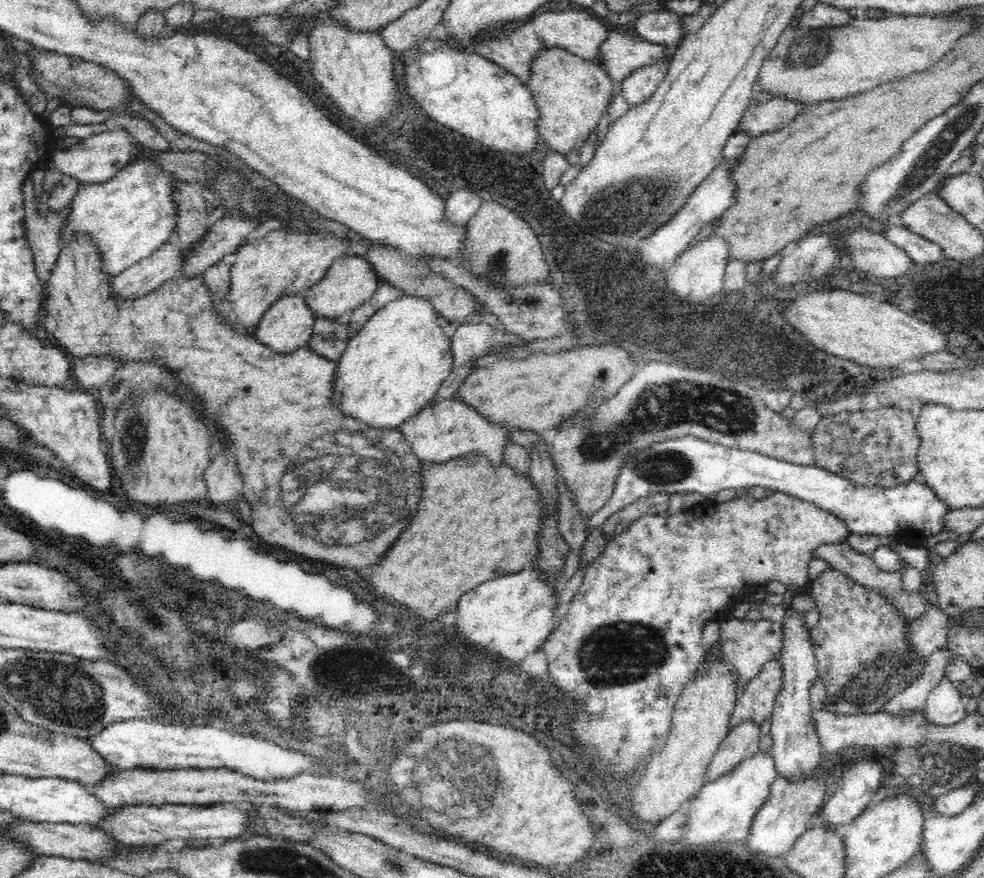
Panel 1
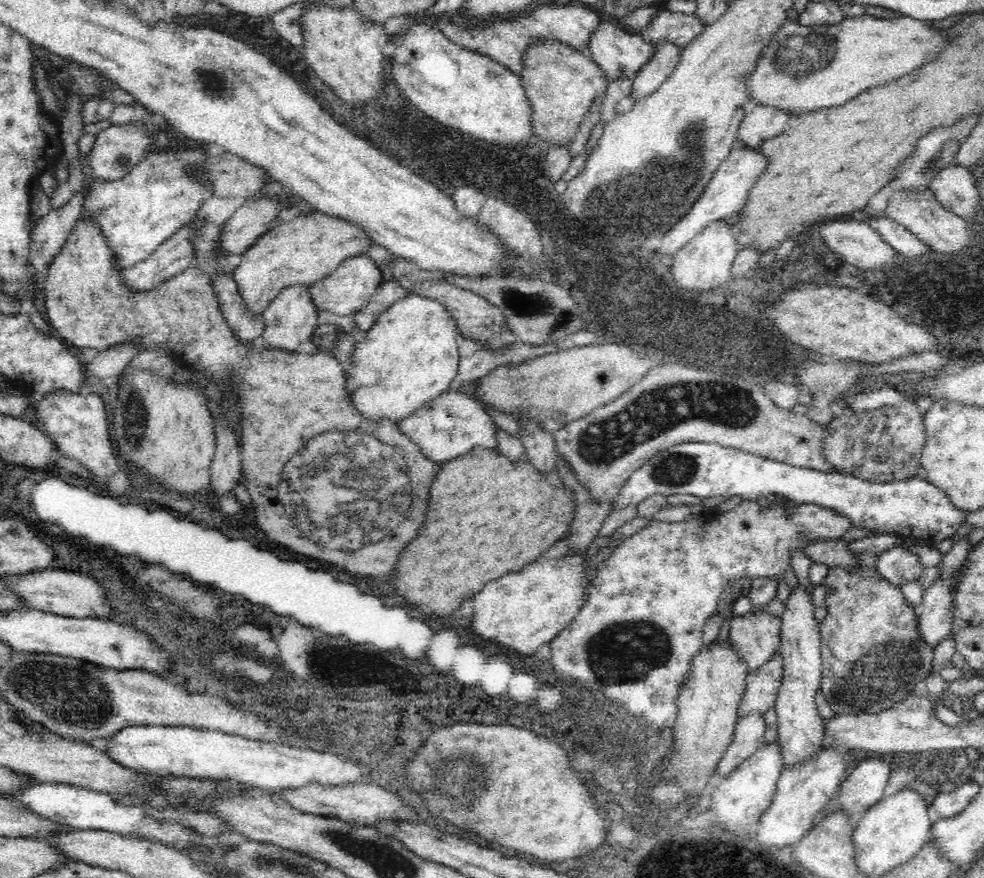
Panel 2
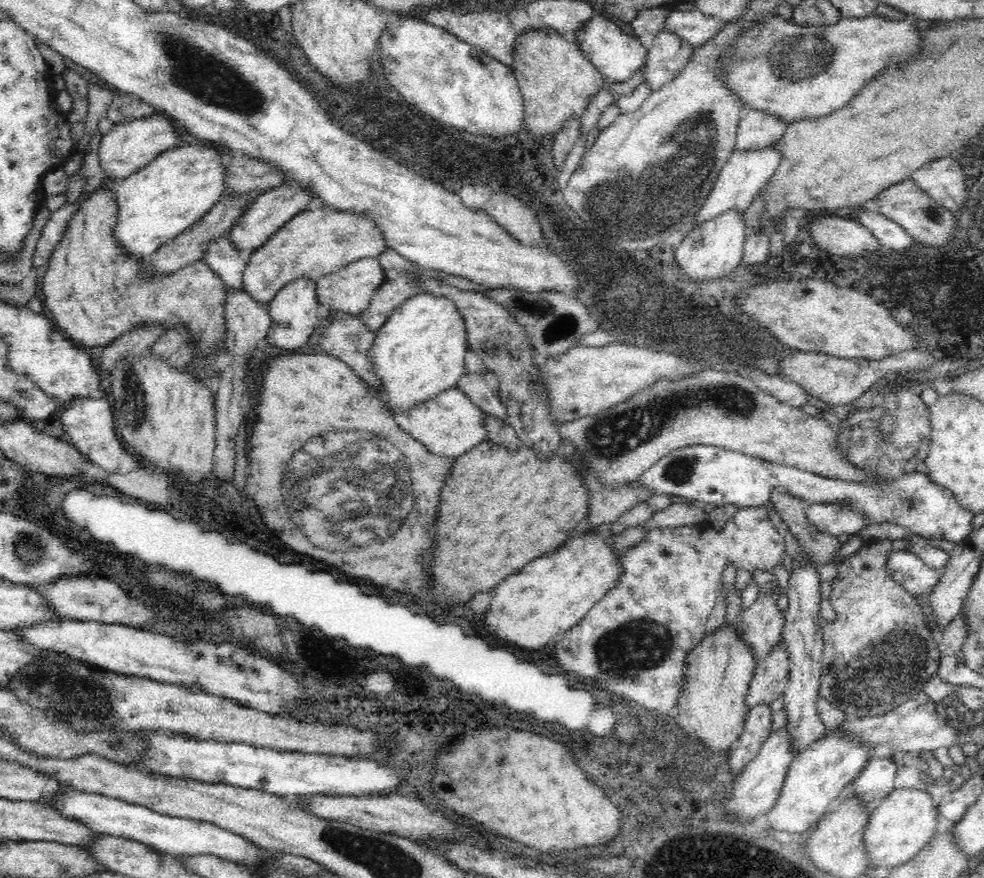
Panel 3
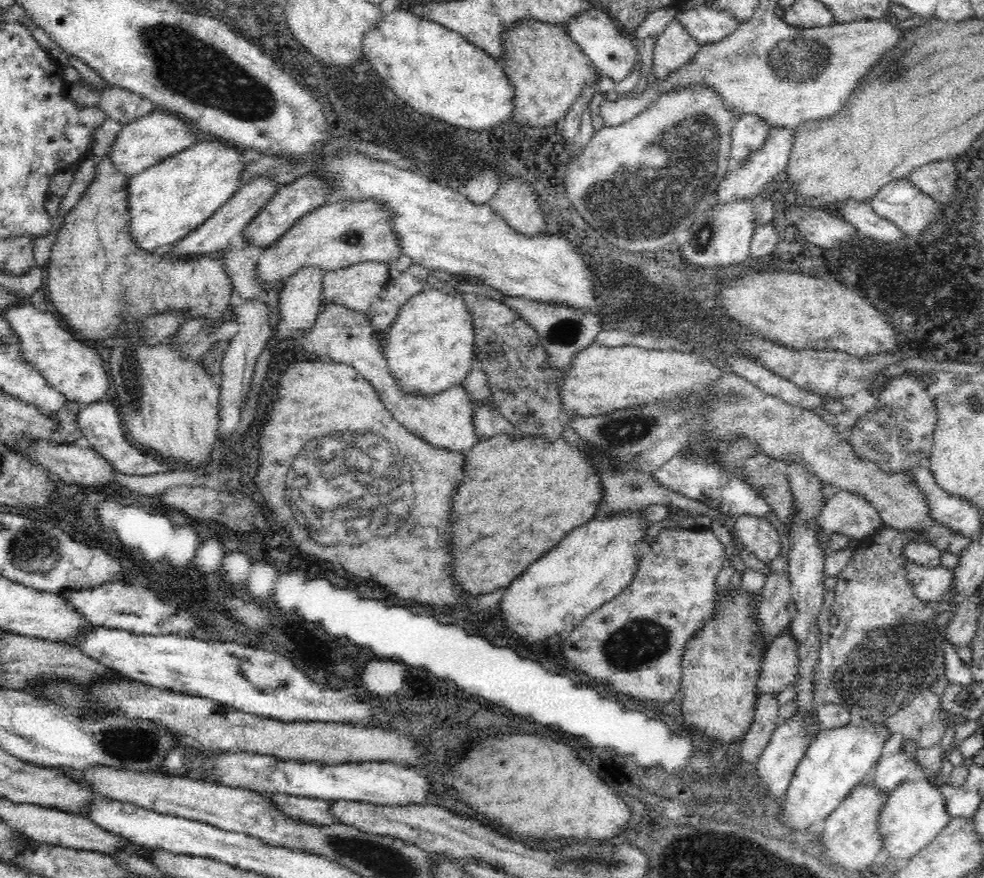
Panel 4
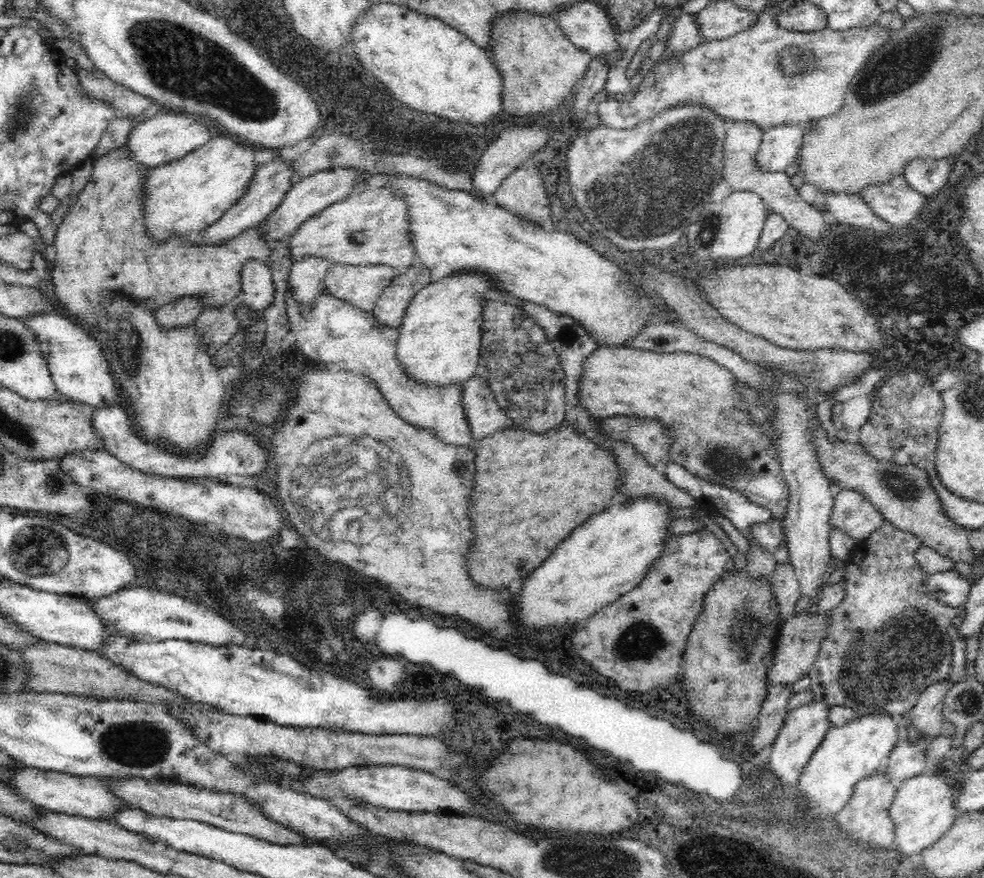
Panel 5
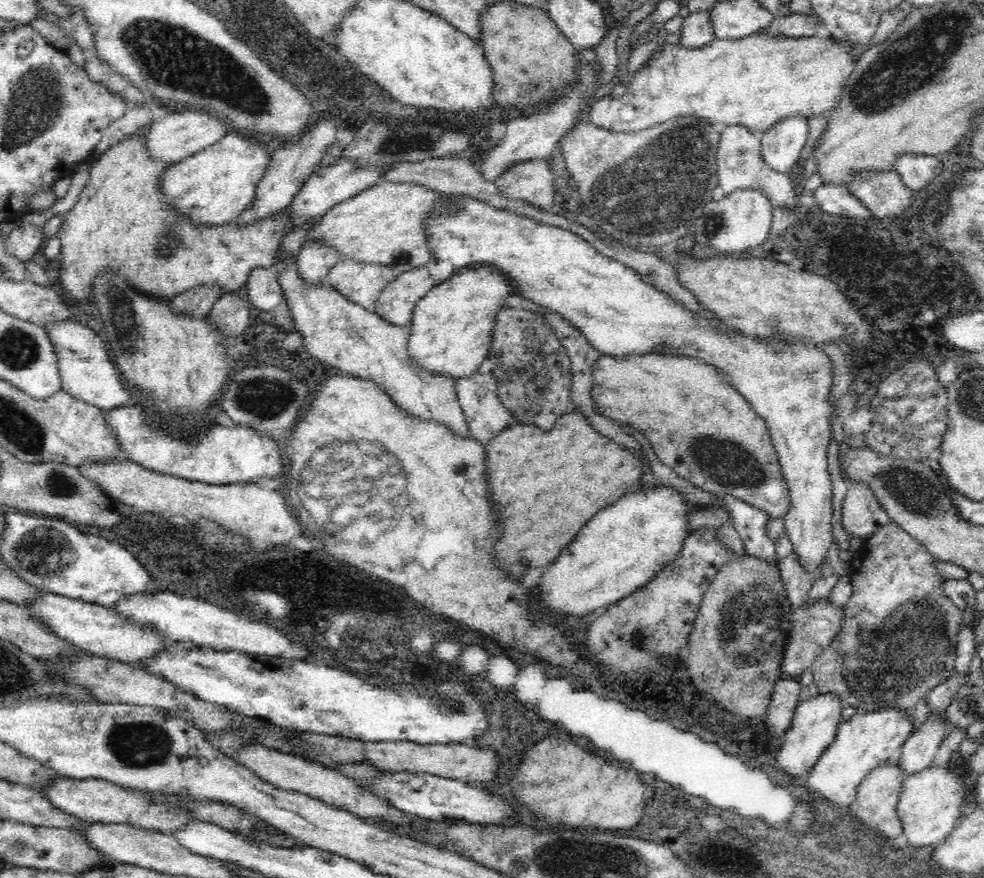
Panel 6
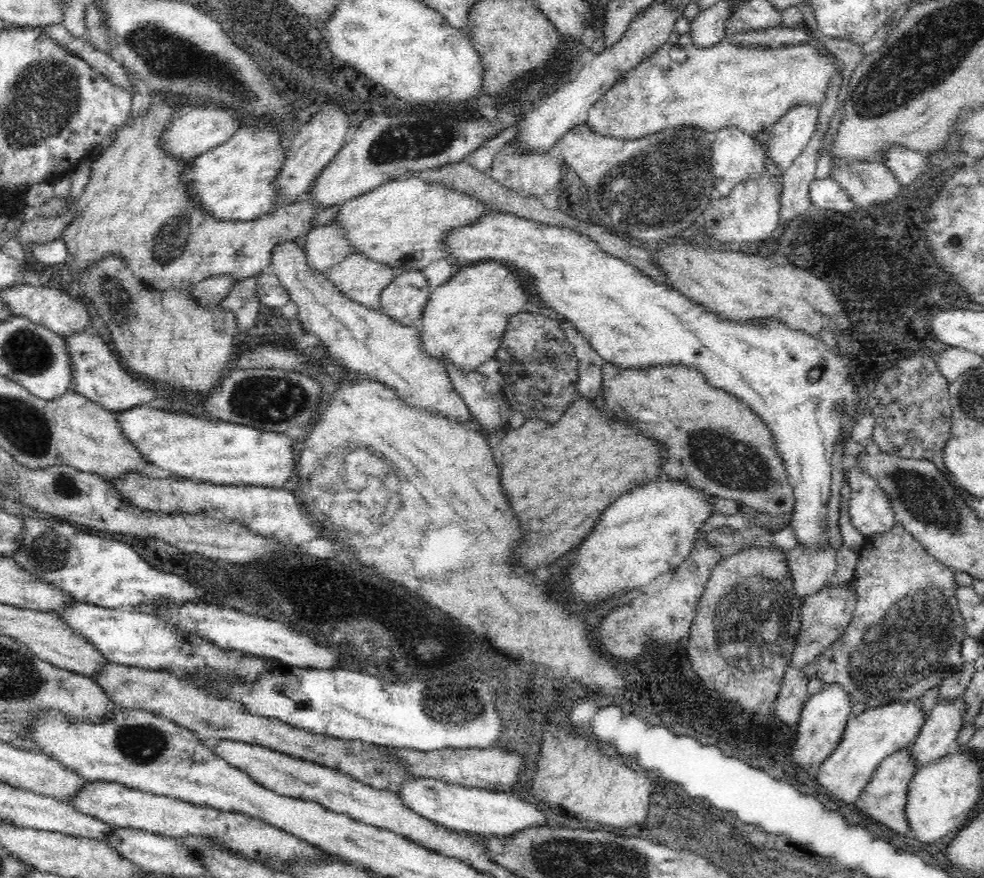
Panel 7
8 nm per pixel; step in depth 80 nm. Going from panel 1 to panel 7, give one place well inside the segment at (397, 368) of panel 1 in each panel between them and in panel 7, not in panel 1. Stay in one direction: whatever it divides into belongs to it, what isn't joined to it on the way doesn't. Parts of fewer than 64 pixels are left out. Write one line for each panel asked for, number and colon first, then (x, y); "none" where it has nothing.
2: (409, 356)
3: (418, 352)
4: (428, 348)
5: (439, 341)
6: (451, 326)
7: (463, 322)

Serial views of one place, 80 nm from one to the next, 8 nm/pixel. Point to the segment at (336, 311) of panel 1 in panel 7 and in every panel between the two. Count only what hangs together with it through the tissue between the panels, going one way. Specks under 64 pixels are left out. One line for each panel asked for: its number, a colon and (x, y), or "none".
2: (345, 291)
3: (349, 290)
4: (356, 286)
5: (362, 285)
6: (361, 283)
7: (362, 280)

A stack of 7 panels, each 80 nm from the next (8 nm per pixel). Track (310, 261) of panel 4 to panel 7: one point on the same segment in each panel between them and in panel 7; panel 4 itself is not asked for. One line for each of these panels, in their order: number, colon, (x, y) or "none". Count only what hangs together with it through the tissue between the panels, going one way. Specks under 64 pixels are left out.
5: (368, 227)
6: (384, 224)
7: (401, 223)

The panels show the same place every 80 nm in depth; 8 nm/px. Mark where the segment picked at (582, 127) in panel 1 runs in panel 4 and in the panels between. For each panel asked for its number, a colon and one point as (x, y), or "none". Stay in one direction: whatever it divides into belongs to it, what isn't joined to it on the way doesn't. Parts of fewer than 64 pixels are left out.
2: (562, 84)
3: (557, 81)
4: (548, 71)

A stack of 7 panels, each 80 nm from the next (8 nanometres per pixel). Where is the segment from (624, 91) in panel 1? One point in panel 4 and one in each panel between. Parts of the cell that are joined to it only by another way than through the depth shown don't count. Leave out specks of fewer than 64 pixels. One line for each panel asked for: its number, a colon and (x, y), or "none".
2: (648, 79)
3: (666, 59)
4: (674, 49)

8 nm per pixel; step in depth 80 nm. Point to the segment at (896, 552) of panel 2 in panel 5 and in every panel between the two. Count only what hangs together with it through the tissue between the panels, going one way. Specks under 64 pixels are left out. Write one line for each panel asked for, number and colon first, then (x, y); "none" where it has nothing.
3: (907, 570)
4: (928, 584)
5: (949, 587)

